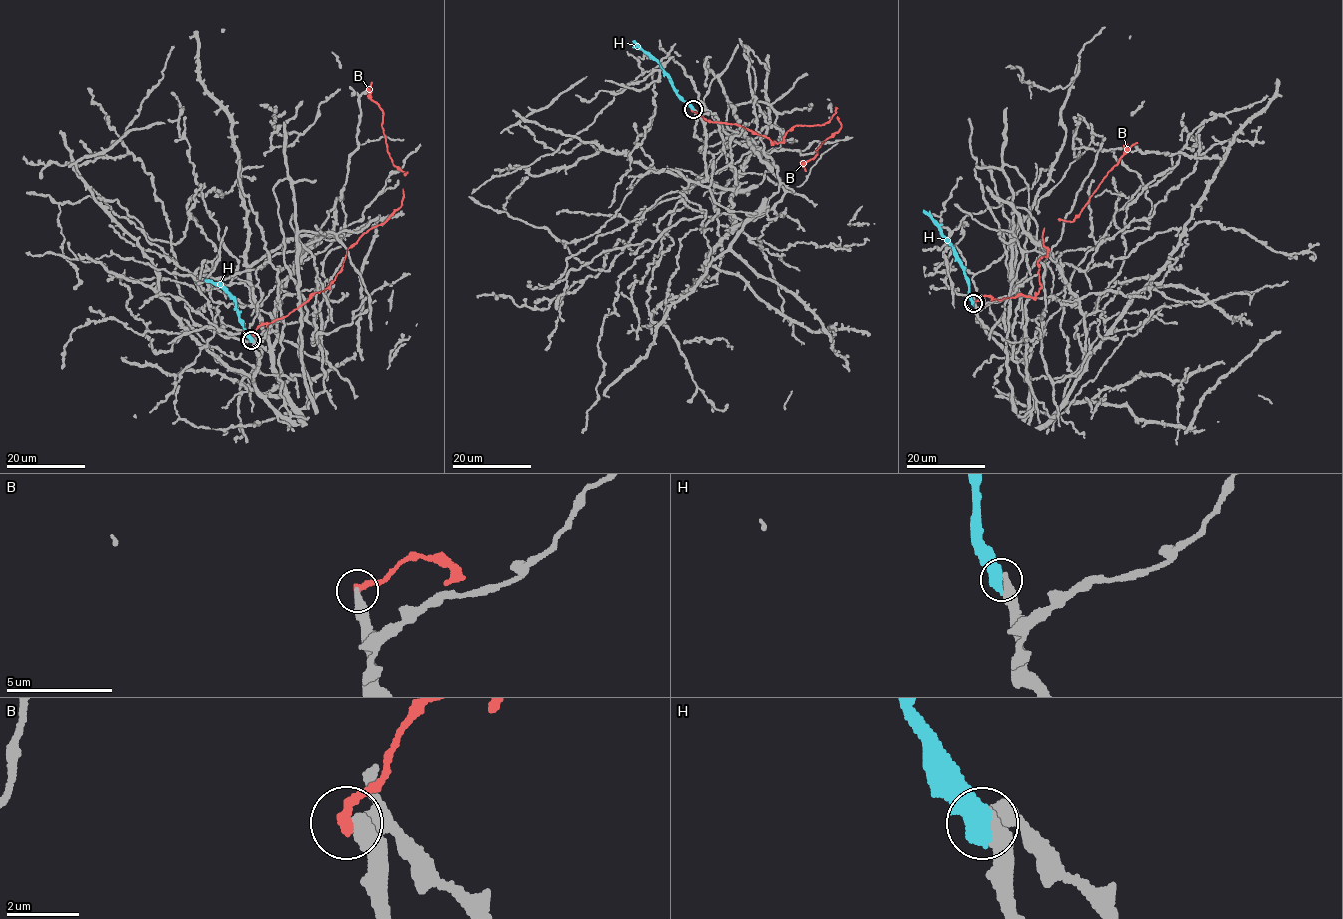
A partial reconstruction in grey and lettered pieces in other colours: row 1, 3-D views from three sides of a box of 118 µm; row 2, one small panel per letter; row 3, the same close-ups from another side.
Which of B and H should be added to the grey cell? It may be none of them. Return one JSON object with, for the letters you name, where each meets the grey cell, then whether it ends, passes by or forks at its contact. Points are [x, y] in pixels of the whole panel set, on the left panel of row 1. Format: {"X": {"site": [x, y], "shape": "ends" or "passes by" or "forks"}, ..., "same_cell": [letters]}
{"H": {"site": [251, 340], "shape": "ends"}, "same_cell": ["H"]}

